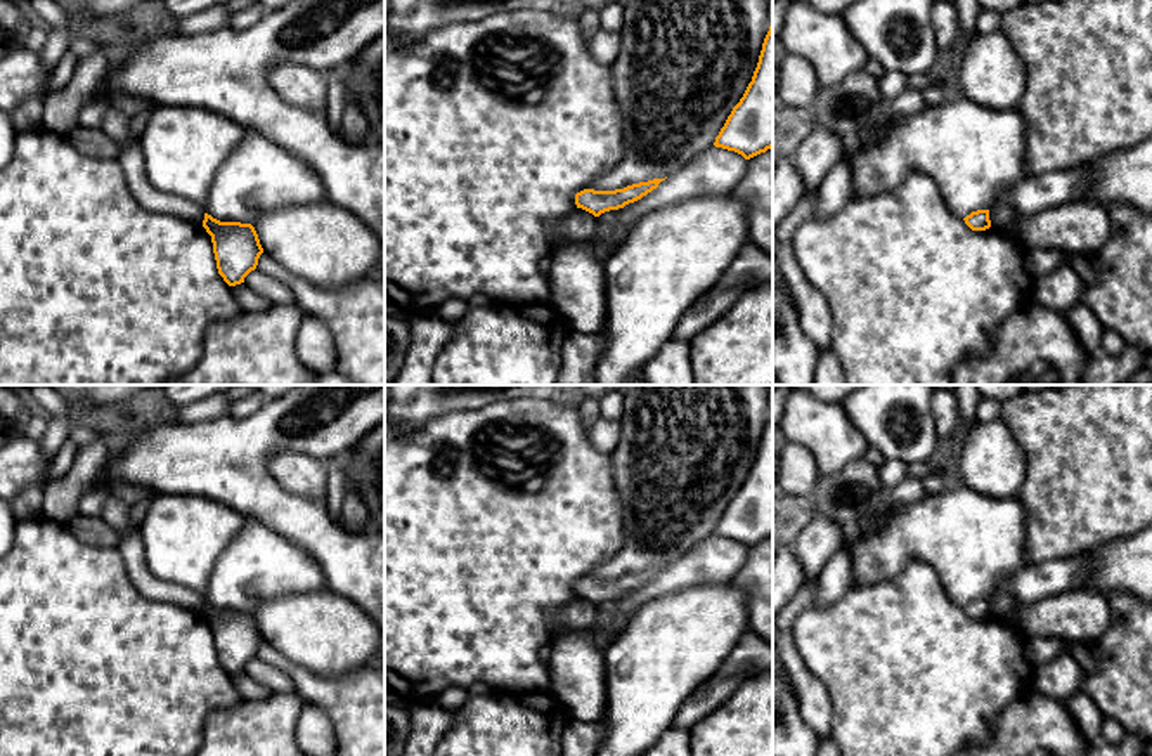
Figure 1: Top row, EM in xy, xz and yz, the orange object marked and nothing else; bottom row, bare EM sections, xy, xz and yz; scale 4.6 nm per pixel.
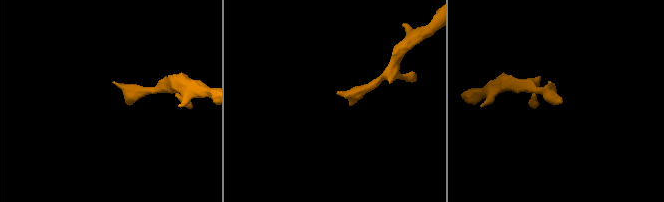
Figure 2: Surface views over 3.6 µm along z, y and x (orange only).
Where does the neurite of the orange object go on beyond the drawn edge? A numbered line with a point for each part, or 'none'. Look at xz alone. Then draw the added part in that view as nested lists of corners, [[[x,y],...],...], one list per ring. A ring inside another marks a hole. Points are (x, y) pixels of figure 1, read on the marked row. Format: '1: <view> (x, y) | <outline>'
none

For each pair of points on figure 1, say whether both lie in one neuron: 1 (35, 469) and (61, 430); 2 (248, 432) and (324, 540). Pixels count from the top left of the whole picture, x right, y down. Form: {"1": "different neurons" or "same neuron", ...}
{"1": "different neurons", "2": "same neuron"}

